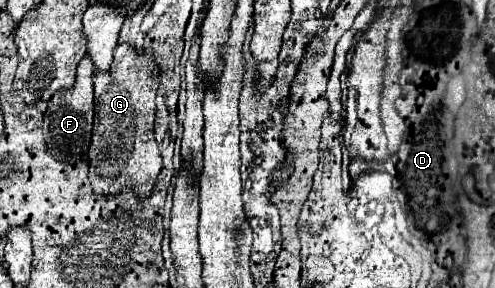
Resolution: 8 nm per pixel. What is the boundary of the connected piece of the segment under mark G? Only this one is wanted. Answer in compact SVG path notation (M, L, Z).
M129 43L115 47L115 59L107 73L95 71L95 125L89 147L89 179L95 195L115 195L131 187L135 195L147 197L161 171L161 155L153 137L155 123L155 91L159 87L159 67L153 51L137 51Z

